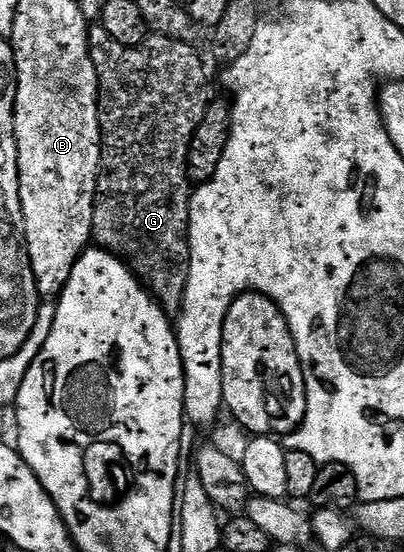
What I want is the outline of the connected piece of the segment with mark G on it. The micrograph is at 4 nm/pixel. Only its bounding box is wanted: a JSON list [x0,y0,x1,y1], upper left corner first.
[89,25,211,317]

